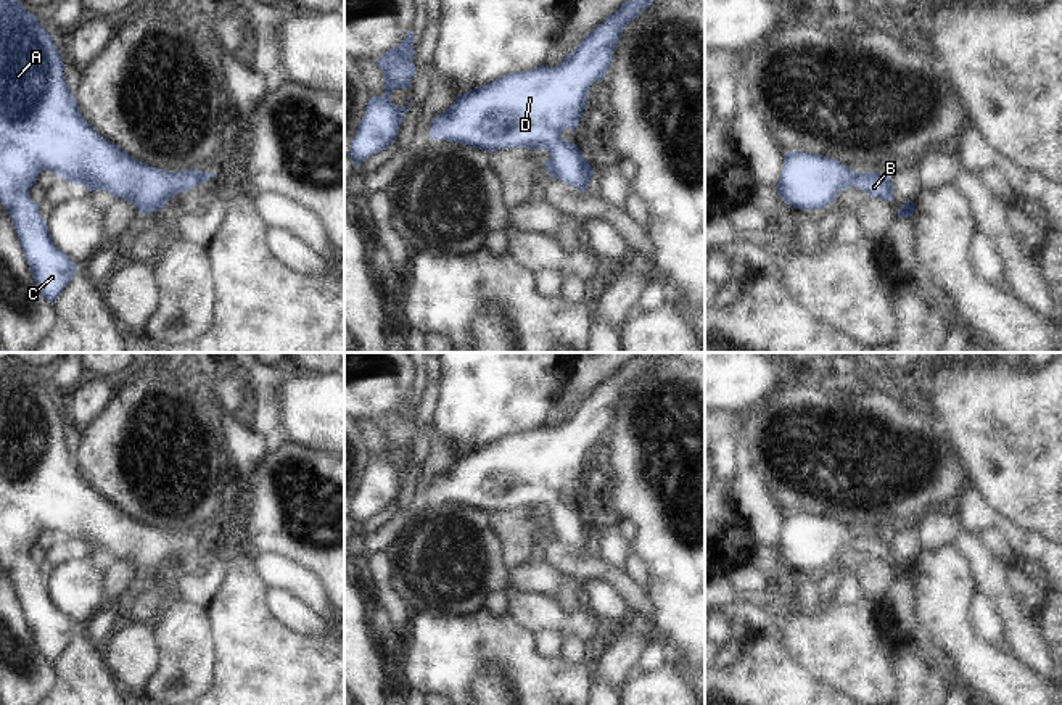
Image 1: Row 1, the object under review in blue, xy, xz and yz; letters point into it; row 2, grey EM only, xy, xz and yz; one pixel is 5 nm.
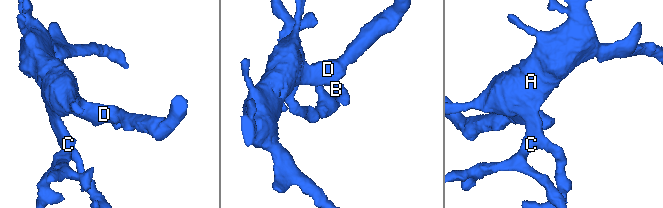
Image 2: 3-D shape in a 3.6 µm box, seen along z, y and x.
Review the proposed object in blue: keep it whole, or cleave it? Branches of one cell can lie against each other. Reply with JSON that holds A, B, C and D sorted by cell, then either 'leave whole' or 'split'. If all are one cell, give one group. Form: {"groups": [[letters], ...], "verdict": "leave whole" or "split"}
{"groups": [["A", "B", "C", "D"]], "verdict": "leave whole"}

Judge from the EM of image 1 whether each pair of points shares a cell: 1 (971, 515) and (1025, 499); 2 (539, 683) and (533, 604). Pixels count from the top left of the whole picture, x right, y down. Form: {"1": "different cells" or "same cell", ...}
{"1": "different cells", "2": "different cells"}

